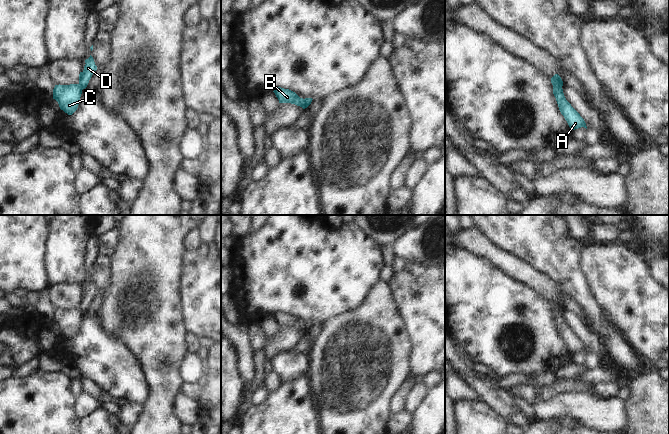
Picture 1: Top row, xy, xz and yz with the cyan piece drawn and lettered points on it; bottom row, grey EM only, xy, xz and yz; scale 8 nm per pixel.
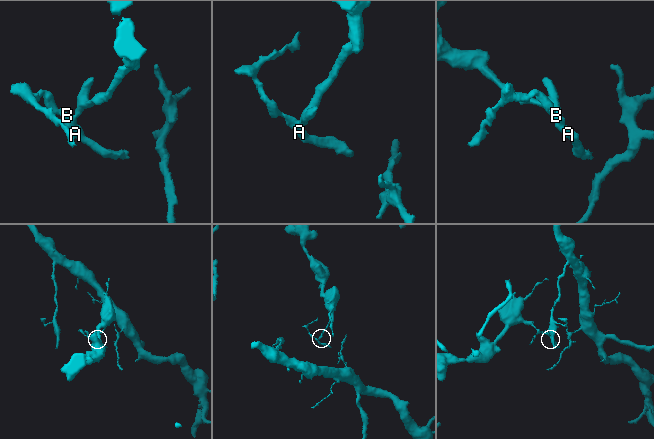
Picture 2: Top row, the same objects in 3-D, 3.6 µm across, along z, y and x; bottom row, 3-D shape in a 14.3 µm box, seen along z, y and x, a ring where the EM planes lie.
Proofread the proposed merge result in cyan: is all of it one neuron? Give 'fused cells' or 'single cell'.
fused cells

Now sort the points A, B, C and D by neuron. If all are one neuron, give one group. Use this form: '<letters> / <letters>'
A B C / D

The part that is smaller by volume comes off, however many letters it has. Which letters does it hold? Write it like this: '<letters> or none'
A, B, C

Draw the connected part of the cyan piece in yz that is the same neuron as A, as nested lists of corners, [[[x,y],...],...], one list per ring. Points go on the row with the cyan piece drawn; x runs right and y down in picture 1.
[[[553,85],[553,94],[556,98],[559,110],[567,121],[569,127],[572,130],[584,127],[587,129],[584,119],[580,114],[571,106],[571,104],[566,100],[563,89],[560,86]]]

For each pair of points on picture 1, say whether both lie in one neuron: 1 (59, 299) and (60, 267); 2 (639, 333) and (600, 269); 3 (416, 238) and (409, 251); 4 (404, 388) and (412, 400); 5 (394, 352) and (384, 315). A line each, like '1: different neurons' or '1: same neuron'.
1: different neurons
2: same neuron
3: same neuron
4: different neurons
5: same neuron

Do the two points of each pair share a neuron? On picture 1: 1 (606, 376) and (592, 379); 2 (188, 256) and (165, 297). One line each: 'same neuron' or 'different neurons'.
1: same neuron
2: different neurons

